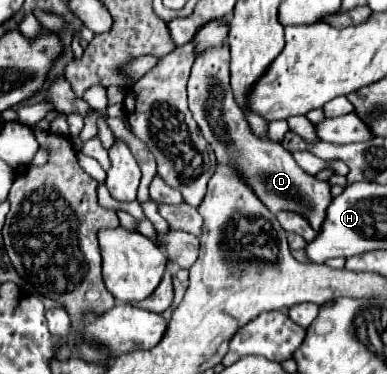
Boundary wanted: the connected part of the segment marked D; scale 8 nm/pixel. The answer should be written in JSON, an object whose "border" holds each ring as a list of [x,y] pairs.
{"border":[[[227,44],[209,46],[197,56],[187,82],[187,94],[189,94],[189,110],[201,134],[211,144],[217,162],[237,162],[239,164],[237,170],[245,174],[249,186],[253,186],[255,194],[261,198],[261,202],[265,202],[265,206],[269,206],[271,212],[293,210],[305,214],[305,218],[309,218],[309,224],[315,230],[319,230],[321,222],[325,220],[325,210],[333,200],[329,192],[331,186],[303,172],[293,160],[293,156],[285,152],[283,146],[271,140],[257,138],[255,134],[251,134],[249,126],[245,126],[245,118],[241,118],[241,110],[237,110],[237,104],[233,102],[233,92],[229,86]]]}

